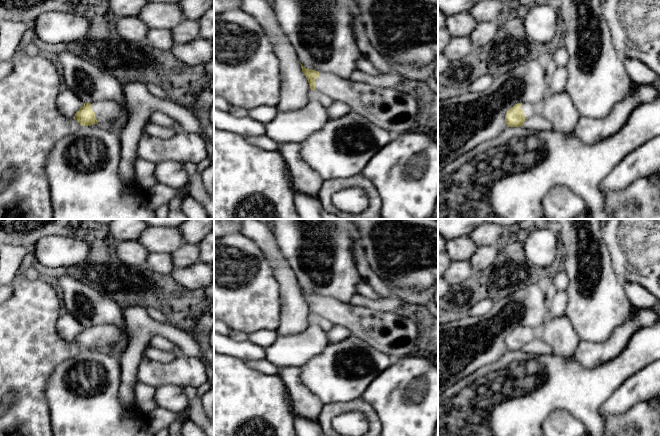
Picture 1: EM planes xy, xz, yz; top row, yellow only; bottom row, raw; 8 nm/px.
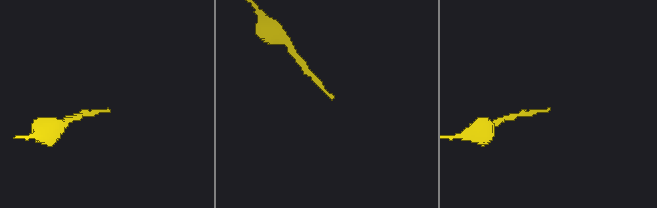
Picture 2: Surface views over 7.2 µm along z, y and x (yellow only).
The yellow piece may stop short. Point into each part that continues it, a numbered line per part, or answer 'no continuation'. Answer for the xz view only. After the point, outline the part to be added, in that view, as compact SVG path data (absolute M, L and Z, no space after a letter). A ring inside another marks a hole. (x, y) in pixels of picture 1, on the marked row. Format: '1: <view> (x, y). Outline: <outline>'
1: xz (389, 108). Outline: M319 72L319 78L315 80L315 92L319 96L328 95L334 102L347 103L352 111L388 130L394 137L412 131L419 112L416 100L410 94L397 88L373 86L366 82L356 82L323 72Z

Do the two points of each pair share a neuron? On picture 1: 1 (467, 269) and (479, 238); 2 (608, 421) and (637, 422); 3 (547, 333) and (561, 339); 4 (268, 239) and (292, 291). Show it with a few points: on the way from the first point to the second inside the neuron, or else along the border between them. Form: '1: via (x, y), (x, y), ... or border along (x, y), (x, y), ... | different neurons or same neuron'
1: via (473, 264), (473, 257), (480, 247) | same neuron
2: via (615, 422), (630, 422) | same neuron
3: via (550, 333), (555, 333), (558, 336) | same neuron
4: via (272, 252), (286, 278) | same neuron

